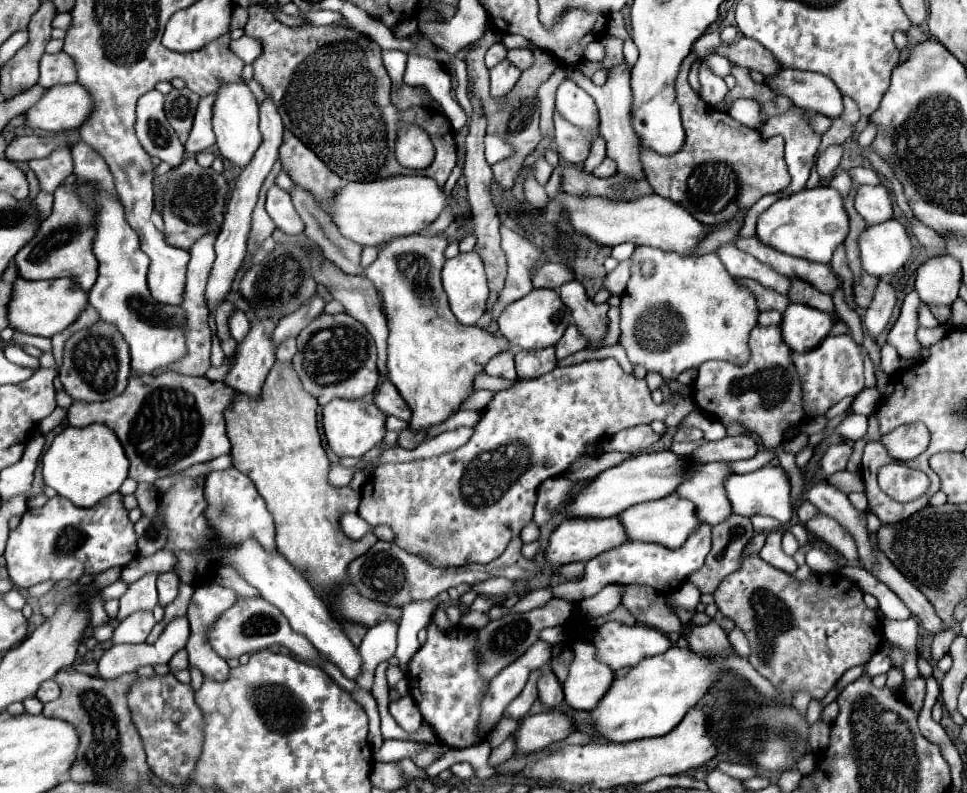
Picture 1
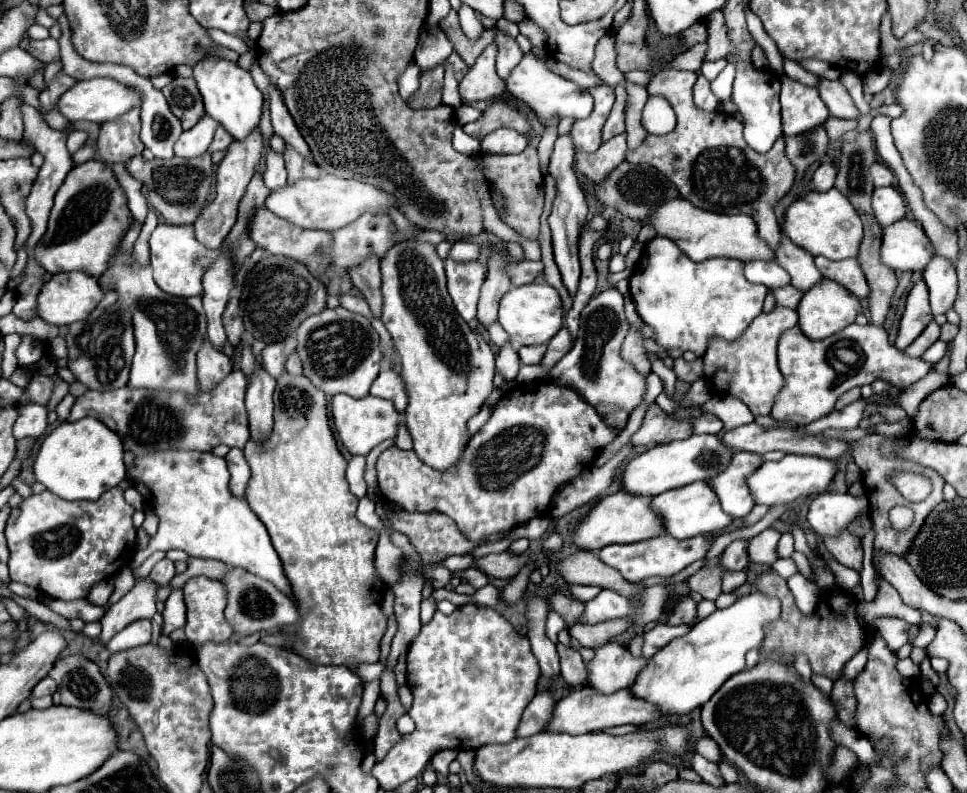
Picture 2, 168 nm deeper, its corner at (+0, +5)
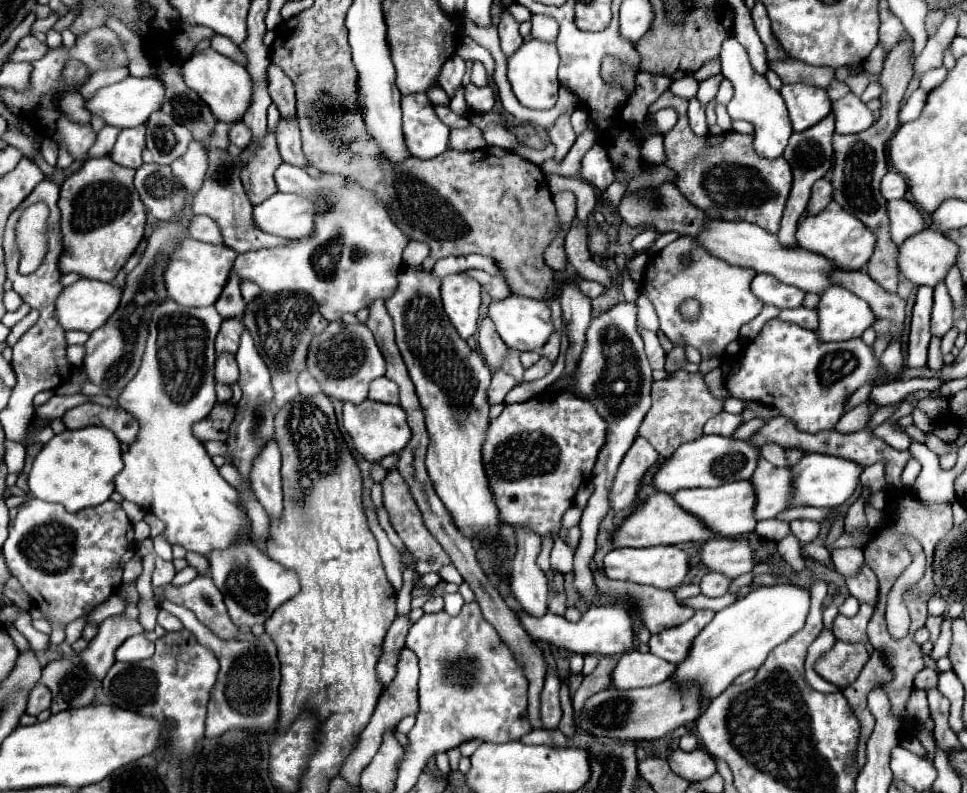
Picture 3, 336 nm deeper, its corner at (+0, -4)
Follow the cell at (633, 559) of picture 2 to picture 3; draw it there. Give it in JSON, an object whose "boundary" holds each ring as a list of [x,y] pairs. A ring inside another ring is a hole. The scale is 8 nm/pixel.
{"boundary":[[[657,545],[657,547],[617,547],[611,549],[605,559],[605,573],[609,579],[617,579],[617,581],[633,581],[639,585],[651,585],[651,587],[659,587],[659,589],[675,589],[683,583],[683,577],[689,571],[689,561],[687,561],[687,553],[673,547],[673,545]]]}

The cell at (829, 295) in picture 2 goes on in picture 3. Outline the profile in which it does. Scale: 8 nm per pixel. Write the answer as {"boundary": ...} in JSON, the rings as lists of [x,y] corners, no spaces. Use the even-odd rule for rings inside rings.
{"boundary":[[[829,287],[825,293],[821,293],[817,311],[817,335],[823,341],[847,341],[861,337],[863,331],[873,327],[877,321],[871,307],[845,287]]]}

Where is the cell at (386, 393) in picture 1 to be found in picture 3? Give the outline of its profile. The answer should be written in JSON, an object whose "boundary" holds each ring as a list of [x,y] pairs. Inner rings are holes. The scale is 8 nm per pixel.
{"boundary":[[[379,377],[369,387],[369,399],[381,401],[381,403],[399,403],[399,387],[387,377]]]}

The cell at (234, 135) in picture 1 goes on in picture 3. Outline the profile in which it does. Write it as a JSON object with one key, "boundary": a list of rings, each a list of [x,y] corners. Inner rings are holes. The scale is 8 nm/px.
{"boundary":[[[205,49],[193,53],[185,63],[183,63],[183,79],[189,89],[193,89],[213,111],[213,115],[219,121],[225,123],[235,123],[241,119],[241,115],[249,107],[251,99],[251,77],[247,75],[247,69],[233,59],[217,53],[215,49]]]}

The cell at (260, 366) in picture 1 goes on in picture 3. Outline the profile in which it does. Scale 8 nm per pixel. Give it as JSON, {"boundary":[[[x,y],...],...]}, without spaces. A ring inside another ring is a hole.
{"boundary":[[[275,441],[267,443],[267,447],[255,457],[251,469],[251,485],[253,493],[263,505],[269,519],[279,519],[283,511],[283,495],[281,495],[281,453]]]}

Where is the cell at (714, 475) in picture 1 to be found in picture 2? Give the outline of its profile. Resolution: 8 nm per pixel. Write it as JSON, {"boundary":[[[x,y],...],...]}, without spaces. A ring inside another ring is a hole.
{"boundary":[[[735,452],[729,466],[723,472],[719,472],[715,478],[707,480],[707,484],[715,490],[723,512],[729,514],[731,518],[743,518],[755,506],[751,502],[751,494],[747,490],[745,476],[751,474],[753,470],[757,470],[761,462],[763,462],[763,458],[757,454]]]}

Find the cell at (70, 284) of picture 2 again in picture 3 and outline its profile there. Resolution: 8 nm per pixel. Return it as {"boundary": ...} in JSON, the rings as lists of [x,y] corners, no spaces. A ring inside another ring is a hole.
{"boundary":[[[79,279],[77,283],[69,285],[63,289],[63,293],[57,299],[57,319],[61,323],[61,327],[65,327],[65,331],[87,331],[93,333],[95,329],[99,329],[103,323],[107,323],[107,319],[111,317],[111,313],[115,313],[115,309],[119,307],[121,301],[121,289],[111,285],[111,283],[103,283],[103,281],[95,281],[95,279]]]}

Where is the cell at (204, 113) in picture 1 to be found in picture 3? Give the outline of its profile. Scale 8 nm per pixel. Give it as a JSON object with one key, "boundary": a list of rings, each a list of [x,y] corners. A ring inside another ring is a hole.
{"boundary":[[[191,141],[187,153],[171,163],[173,175],[183,183],[189,195],[195,195],[203,185],[203,177],[207,171],[207,155],[203,151],[203,143]]]}

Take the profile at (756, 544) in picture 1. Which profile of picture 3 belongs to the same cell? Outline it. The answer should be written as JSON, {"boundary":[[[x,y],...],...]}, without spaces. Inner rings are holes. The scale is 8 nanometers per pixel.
{"boundary":[[[707,573],[703,579],[701,579],[701,593],[707,595],[707,597],[721,597],[727,593],[729,589],[729,579],[725,575],[719,575],[719,573]]]}

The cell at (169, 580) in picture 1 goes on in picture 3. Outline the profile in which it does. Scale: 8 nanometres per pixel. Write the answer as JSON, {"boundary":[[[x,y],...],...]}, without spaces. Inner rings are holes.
{"boundary":[[[155,559],[155,571],[153,571],[153,587],[159,585],[167,585],[171,583],[171,579],[175,577],[175,567],[171,561],[163,561],[163,559]]]}

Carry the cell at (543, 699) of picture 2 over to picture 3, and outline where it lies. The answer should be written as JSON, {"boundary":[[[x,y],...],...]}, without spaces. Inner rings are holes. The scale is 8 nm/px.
{"boundary":[[[553,669],[545,679],[545,687],[541,695],[541,721],[547,729],[557,729],[559,715],[563,715],[559,705],[559,689],[561,689],[561,677],[559,671]]]}

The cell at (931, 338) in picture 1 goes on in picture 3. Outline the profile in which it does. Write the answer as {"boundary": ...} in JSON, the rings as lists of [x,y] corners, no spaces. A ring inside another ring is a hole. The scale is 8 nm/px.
{"boundary":[[[935,337],[929,343],[929,369],[933,369],[933,371],[939,371],[939,369],[945,367],[939,343],[941,343],[941,339],[935,339]]]}

